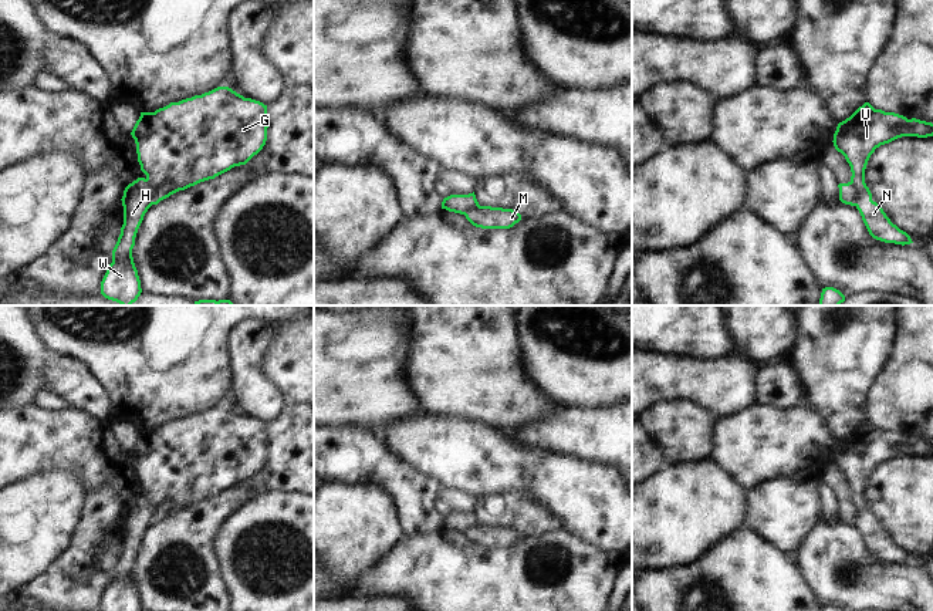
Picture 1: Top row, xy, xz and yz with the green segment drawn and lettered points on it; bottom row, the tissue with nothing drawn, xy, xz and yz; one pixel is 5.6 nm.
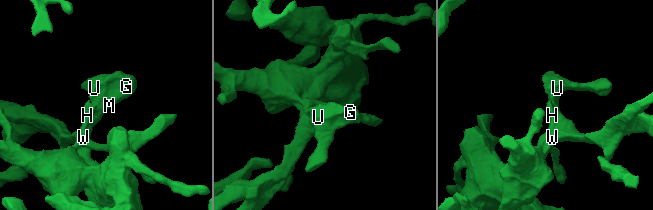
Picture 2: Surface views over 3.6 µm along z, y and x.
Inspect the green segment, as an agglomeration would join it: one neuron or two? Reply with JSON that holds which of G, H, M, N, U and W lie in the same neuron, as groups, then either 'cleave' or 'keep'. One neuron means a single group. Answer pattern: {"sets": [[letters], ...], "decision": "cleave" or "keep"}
{"sets": [["G", "M", "N", "U", "W"], ["H"]], "decision": "cleave"}

